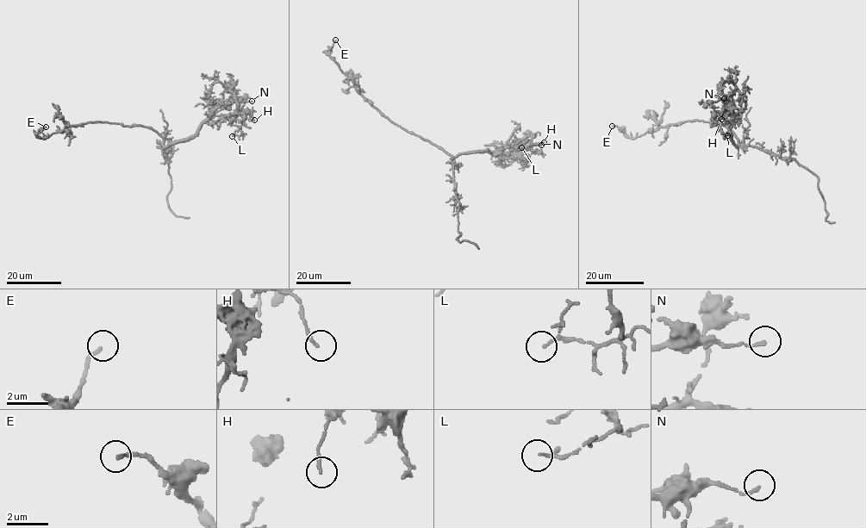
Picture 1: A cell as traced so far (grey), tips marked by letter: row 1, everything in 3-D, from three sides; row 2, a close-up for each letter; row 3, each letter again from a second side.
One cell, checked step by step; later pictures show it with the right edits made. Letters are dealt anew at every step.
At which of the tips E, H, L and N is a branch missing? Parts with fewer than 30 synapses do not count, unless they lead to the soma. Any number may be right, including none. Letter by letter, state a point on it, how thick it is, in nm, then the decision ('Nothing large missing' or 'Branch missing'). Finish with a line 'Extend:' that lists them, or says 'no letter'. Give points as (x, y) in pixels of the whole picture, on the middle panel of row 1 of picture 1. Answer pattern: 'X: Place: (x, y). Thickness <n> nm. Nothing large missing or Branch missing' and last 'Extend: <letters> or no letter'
E: Place: (335, 40). Thickness 170 nm. Nothing large missing
H: Place: (544, 142). Thickness 120 nm. Nothing large missing
L: Place: (521, 147). Thickness 90 nm. Nothing large missing
N: Place: (541, 145). Thickness 150 nm. Nothing large missing
Extend: no letter

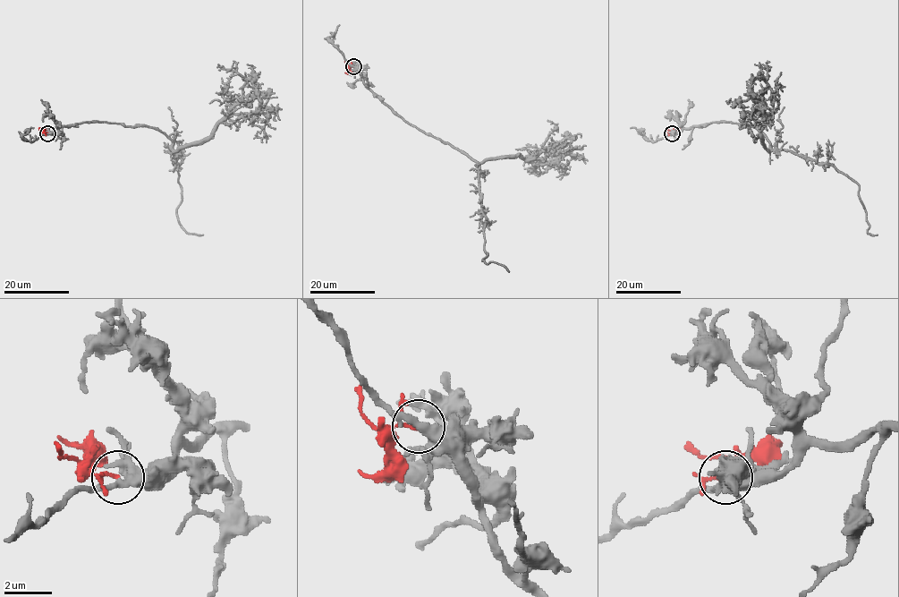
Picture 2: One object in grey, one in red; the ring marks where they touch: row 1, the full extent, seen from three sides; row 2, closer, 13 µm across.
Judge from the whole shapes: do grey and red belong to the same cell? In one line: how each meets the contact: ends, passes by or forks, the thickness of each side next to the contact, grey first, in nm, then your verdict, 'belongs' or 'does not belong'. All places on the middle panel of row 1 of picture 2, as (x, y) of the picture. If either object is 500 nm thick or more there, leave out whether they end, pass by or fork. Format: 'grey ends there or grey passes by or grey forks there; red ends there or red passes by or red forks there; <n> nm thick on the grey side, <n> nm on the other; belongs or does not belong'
grey passes by; red passes by; 360 nm thick on the grey side, 90 nm on the other; does not belong

